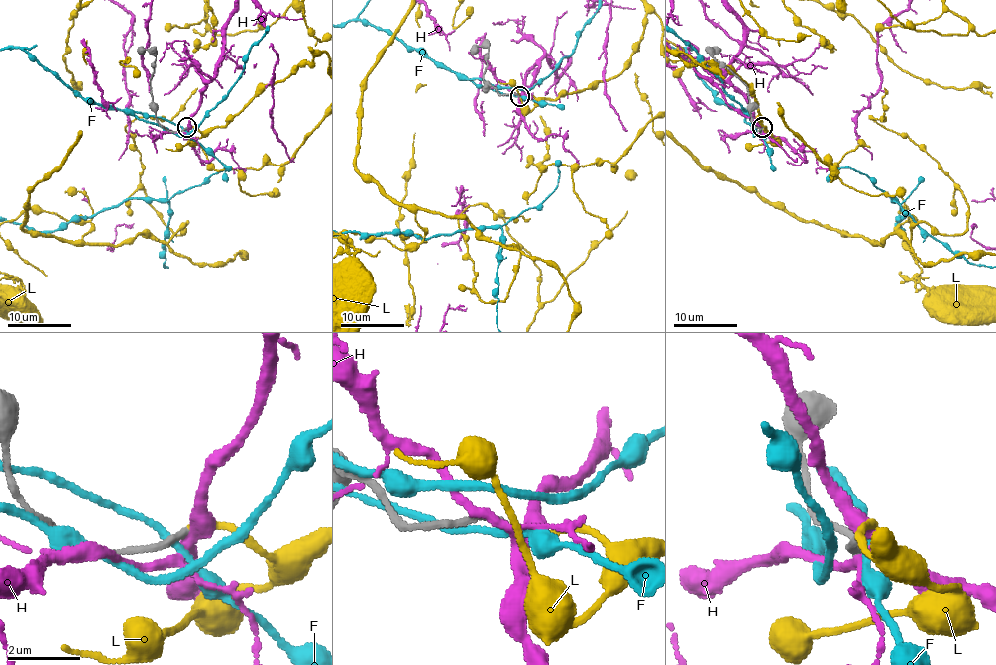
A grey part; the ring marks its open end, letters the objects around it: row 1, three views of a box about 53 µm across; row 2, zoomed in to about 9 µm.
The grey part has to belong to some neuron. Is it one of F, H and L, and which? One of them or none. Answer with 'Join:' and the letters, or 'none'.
Join: L

